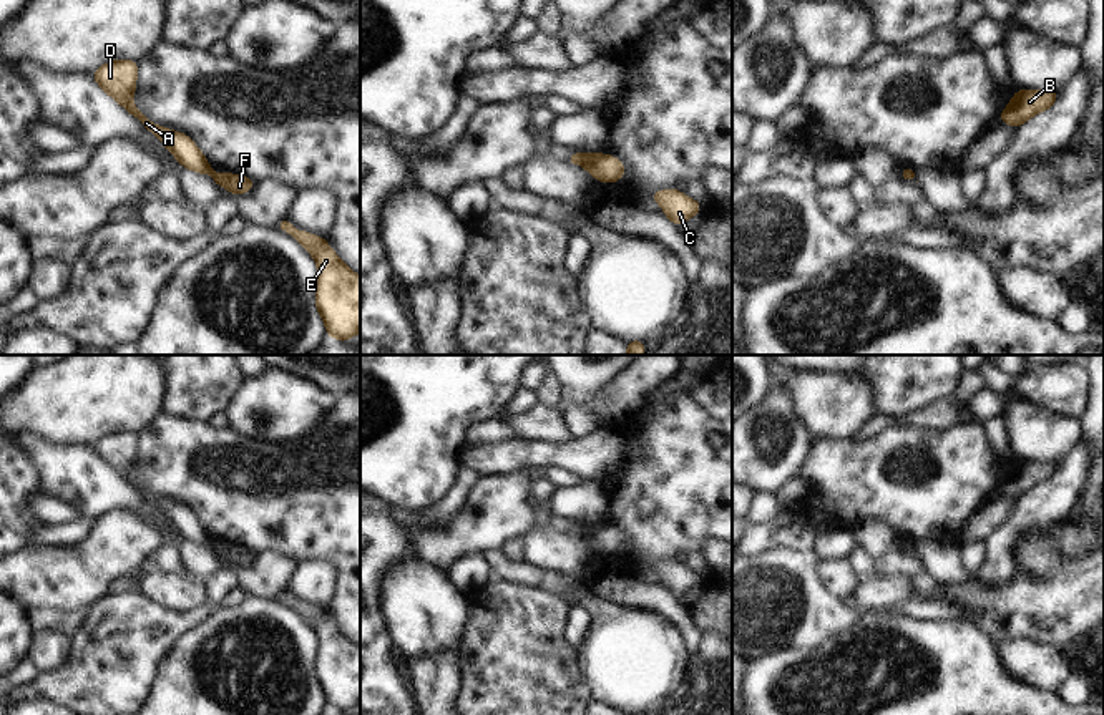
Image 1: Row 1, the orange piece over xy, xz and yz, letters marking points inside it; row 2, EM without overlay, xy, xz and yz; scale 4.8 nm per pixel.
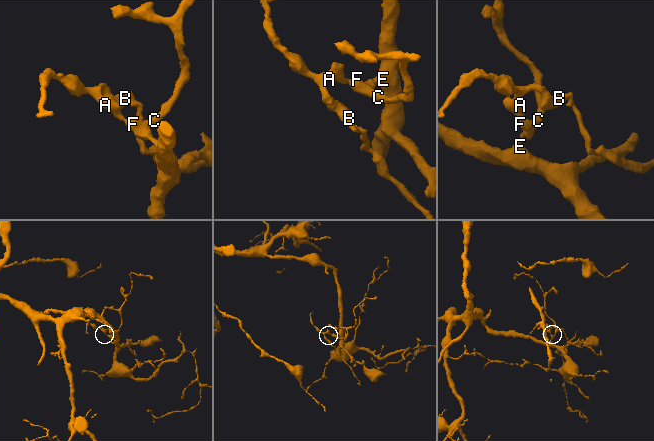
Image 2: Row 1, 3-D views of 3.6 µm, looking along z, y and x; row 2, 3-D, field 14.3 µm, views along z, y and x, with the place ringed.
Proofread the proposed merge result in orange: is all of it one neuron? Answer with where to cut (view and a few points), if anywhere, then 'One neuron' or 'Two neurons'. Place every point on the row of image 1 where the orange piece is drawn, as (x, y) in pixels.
Split along xz (583, 153), (580, 163). Two neurons

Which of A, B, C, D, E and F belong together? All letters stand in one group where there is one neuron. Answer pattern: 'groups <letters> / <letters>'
groups A B D / C E F

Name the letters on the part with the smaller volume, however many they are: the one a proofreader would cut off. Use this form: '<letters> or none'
A, B, D

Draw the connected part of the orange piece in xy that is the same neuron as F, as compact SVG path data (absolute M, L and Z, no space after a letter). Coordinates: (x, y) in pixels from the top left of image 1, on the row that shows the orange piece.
M212 171L211 178L216 184L219 184L221 187L231 191L234 194L234 197L237 194L249 192L254 186L252 179L249 179L246 176L241 176L241 174L229 174L229 173L217 174L217 173Z

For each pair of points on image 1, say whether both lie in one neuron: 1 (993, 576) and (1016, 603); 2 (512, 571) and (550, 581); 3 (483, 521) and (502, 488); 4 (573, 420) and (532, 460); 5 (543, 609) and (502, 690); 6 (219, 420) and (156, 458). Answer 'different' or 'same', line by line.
1: different
2: same
3: same
4: different
5: same
6: different

